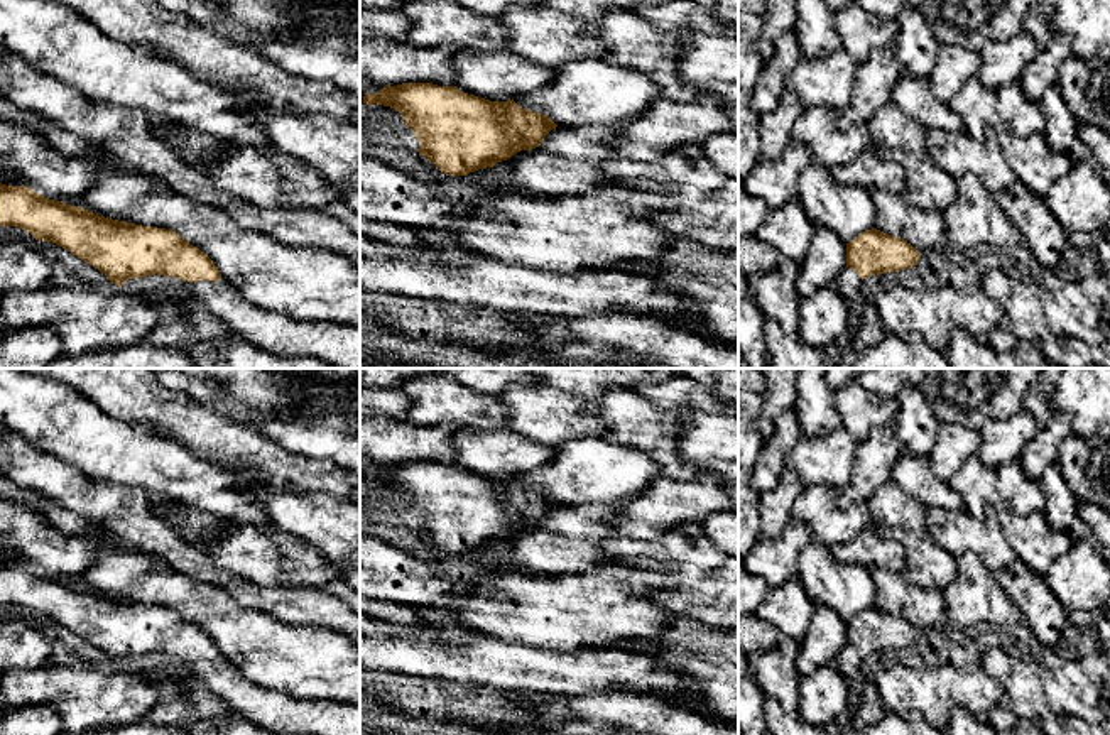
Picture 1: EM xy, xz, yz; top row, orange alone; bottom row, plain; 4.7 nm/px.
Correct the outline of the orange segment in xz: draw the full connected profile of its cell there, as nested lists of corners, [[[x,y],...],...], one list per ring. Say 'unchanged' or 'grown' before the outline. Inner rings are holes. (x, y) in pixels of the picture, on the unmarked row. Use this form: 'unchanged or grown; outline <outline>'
unchanged; outline [[[433,461],[385,463],[373,473],[367,470],[363,482],[399,490],[416,512],[419,534],[446,554],[468,554],[520,529],[532,529],[558,505],[547,493],[525,488],[514,476],[490,480]]]

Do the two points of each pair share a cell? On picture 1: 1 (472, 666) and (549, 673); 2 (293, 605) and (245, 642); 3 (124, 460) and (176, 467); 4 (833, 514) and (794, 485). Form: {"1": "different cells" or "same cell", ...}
{"1": "same cell", "2": "different cells", "3": "same cell", "4": "different cells"}

